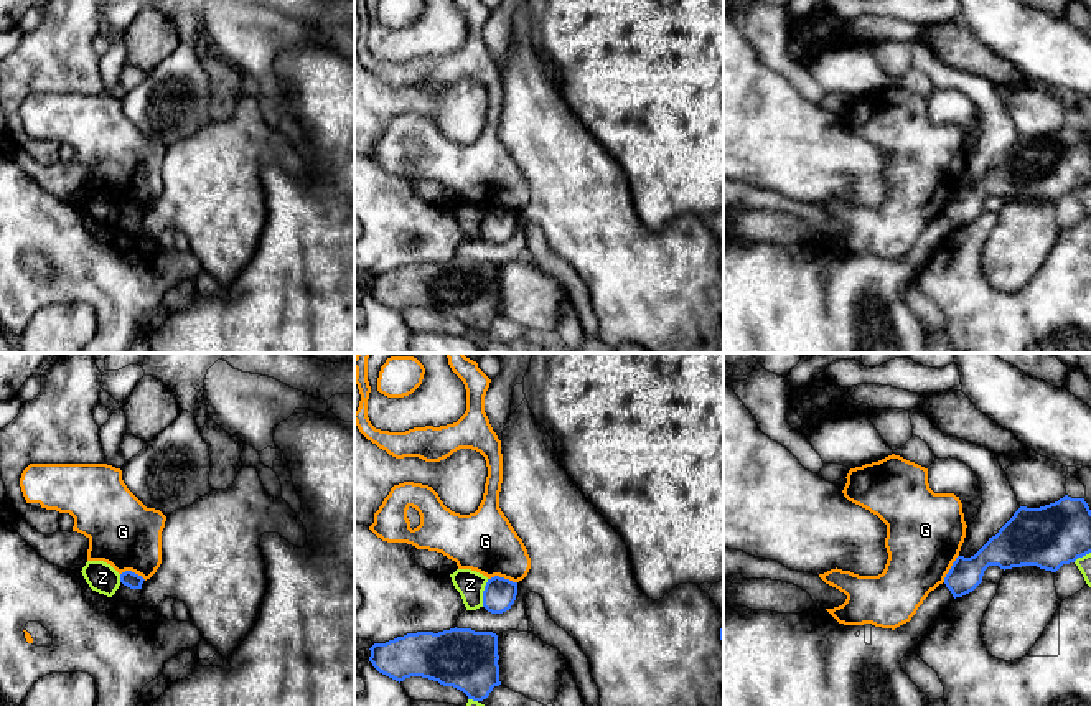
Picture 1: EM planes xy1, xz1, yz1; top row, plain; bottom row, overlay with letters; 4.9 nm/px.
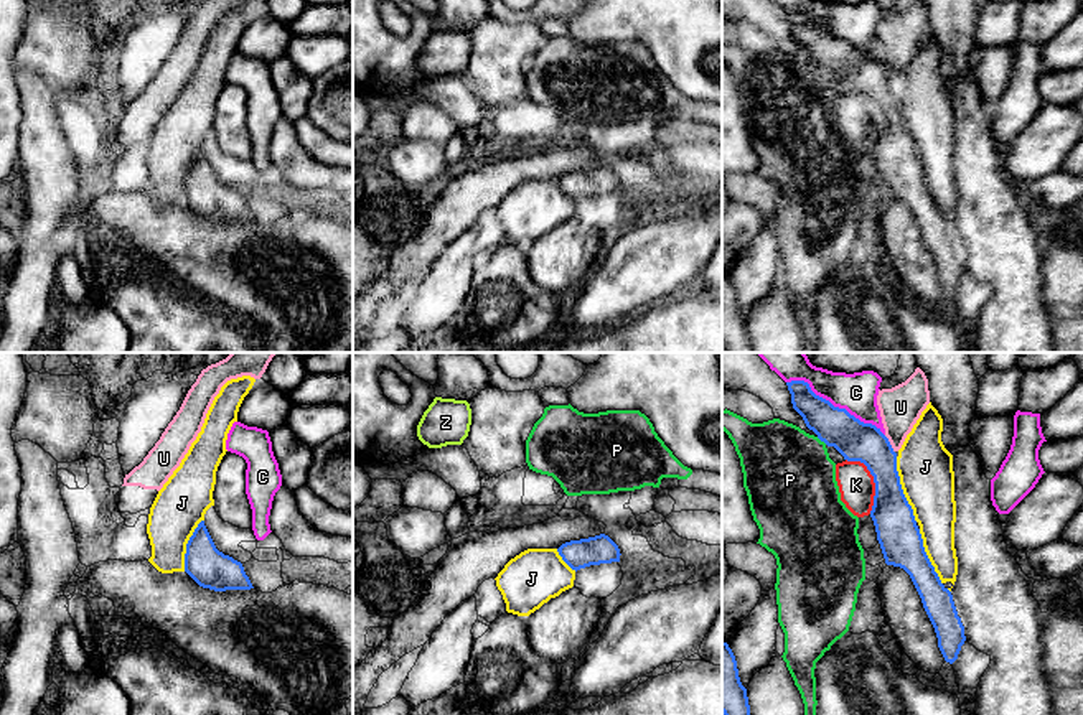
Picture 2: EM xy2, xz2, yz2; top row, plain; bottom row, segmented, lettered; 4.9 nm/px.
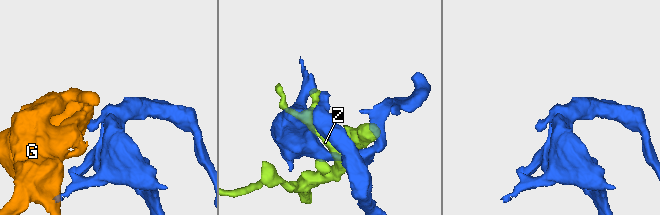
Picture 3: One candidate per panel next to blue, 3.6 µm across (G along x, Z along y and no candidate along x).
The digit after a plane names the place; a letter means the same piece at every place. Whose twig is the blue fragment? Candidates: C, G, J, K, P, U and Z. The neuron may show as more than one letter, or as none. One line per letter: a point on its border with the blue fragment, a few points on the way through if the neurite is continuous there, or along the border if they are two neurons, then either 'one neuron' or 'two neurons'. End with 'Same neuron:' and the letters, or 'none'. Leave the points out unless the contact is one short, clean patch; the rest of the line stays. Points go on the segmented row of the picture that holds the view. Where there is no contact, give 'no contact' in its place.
C: contact yz2 (833, 406); two neurons
G: contact xz1 (503, 578); border xz1 (488, 578), (500, 576), (516, 583); two neurons
J: contact yz2 (902, 490); two neurons
K: contact yz2 (874, 480); two neurons
P: contact yz2 (821, 440); two neurons
U: contact yz2 (889, 443); border yz2 (884, 435), (894, 452); two neurons
Z: contact xz1 (483, 593); two neurons
Same neuron: none

